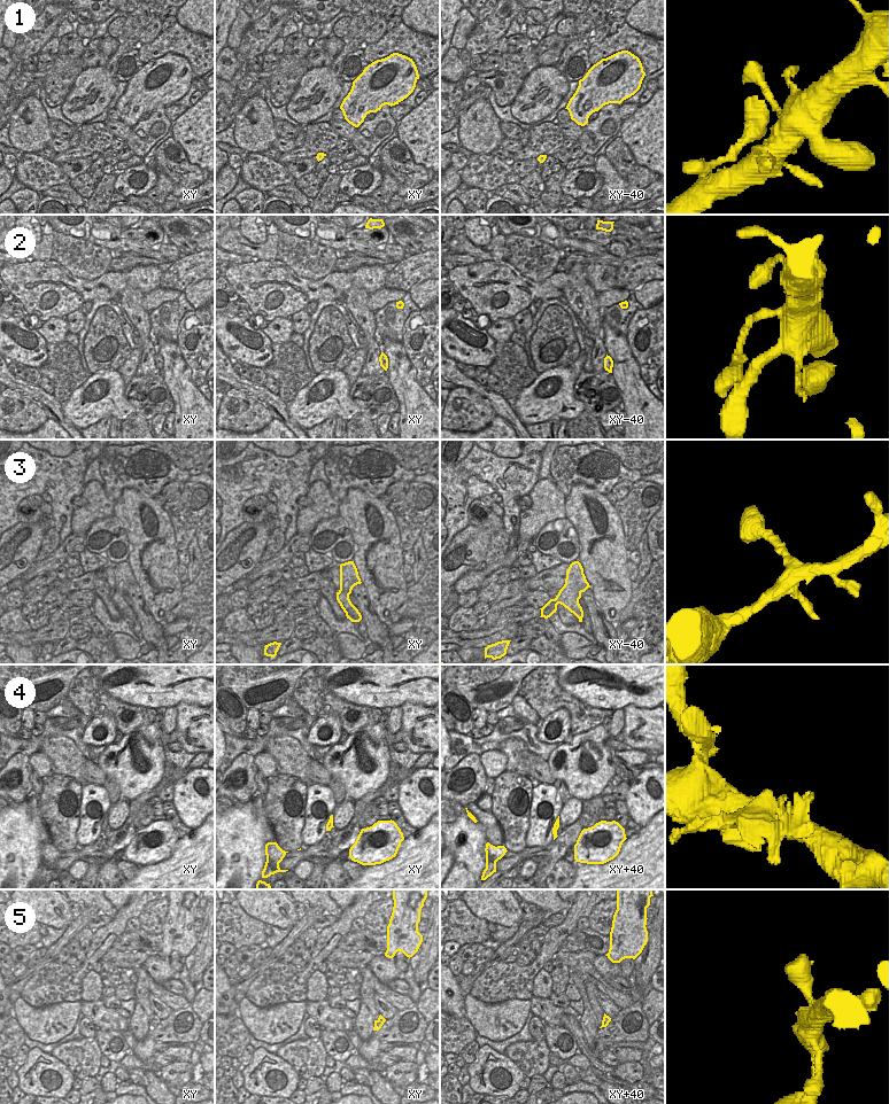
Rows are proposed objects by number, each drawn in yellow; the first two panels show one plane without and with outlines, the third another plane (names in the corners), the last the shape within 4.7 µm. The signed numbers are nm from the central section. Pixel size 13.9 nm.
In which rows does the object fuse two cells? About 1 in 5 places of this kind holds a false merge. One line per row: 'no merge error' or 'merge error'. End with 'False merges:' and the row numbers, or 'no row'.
1: no merge error
2: no merge error
3: no merge error
4: merge error
5: no merge error
False merges: 4

